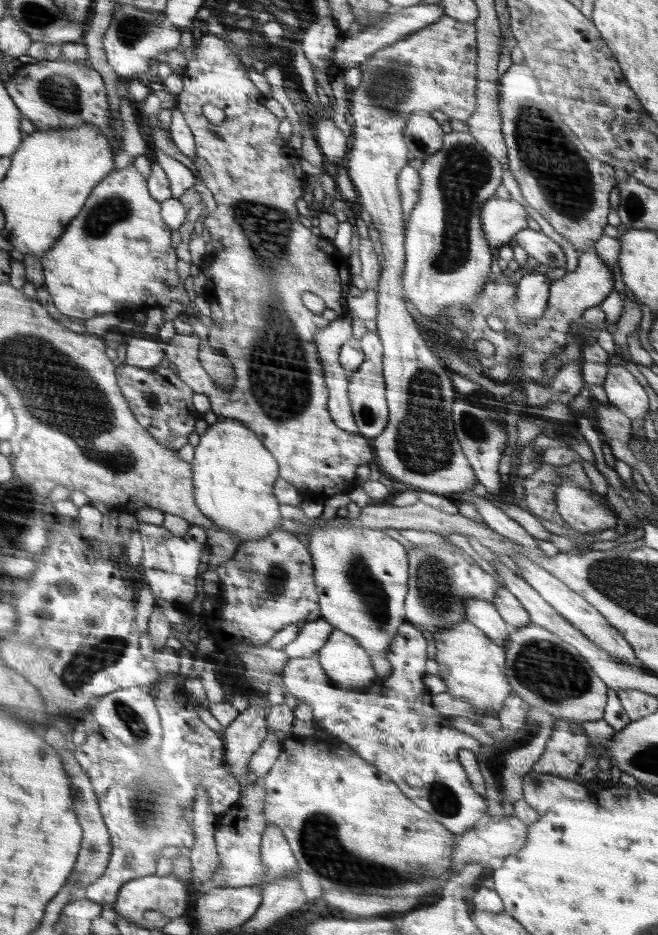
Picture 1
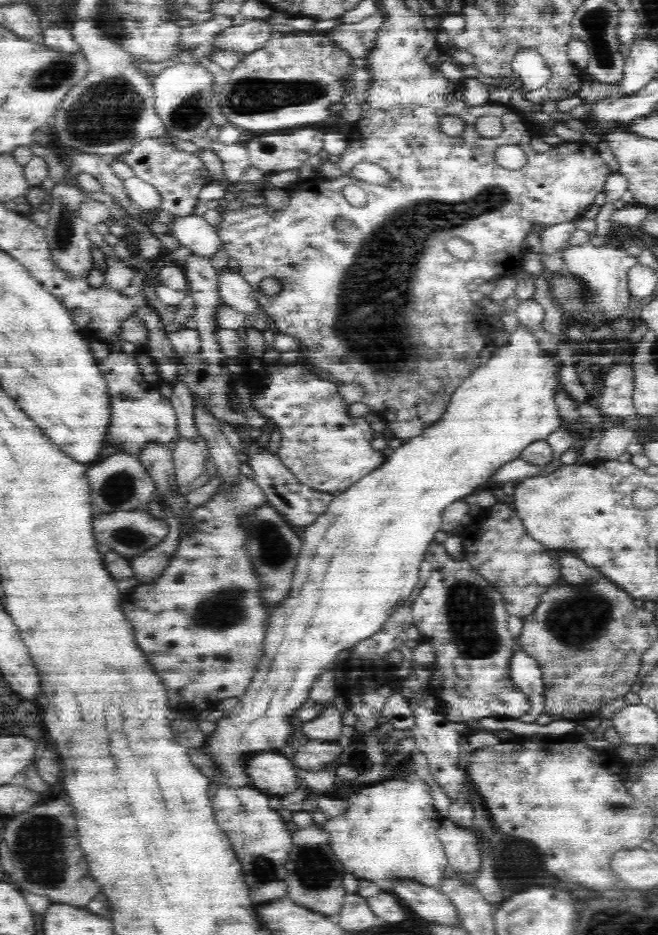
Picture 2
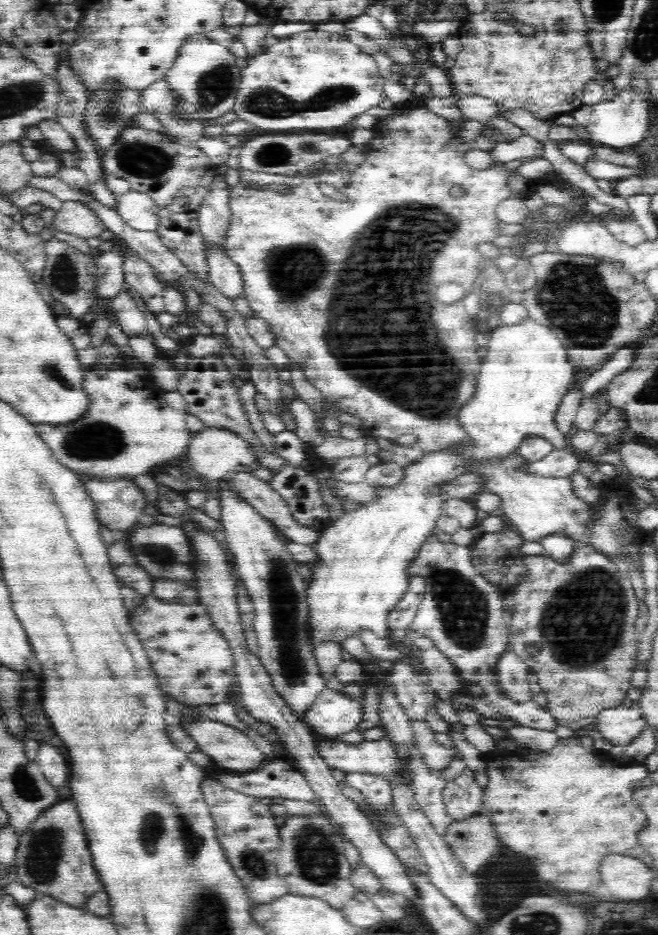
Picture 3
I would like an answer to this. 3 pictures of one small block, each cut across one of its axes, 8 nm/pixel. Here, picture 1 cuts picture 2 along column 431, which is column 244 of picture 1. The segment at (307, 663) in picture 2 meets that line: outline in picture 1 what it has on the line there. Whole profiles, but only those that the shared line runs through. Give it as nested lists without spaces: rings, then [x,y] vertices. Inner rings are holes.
[[[233,419],[219,420],[212,424],[201,437],[196,447],[194,459],[194,486],[200,510],[212,518],[218,529],[224,532],[234,532],[241,544],[244,542],[260,541],[270,536],[280,528],[282,516],[278,512],[278,499],[274,496],[274,482],[280,476],[280,464],[271,452],[258,440],[258,436],[249,426]]]

